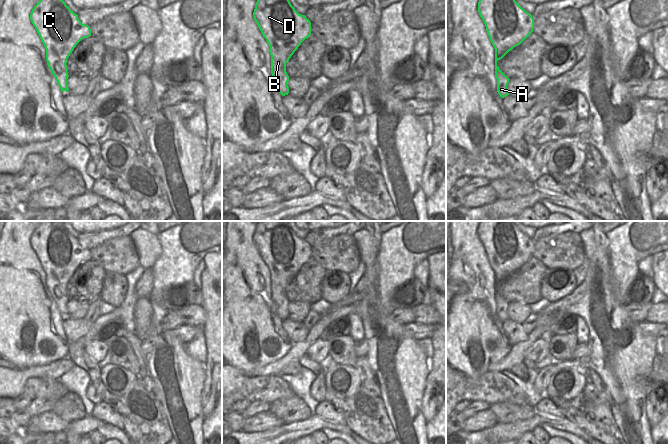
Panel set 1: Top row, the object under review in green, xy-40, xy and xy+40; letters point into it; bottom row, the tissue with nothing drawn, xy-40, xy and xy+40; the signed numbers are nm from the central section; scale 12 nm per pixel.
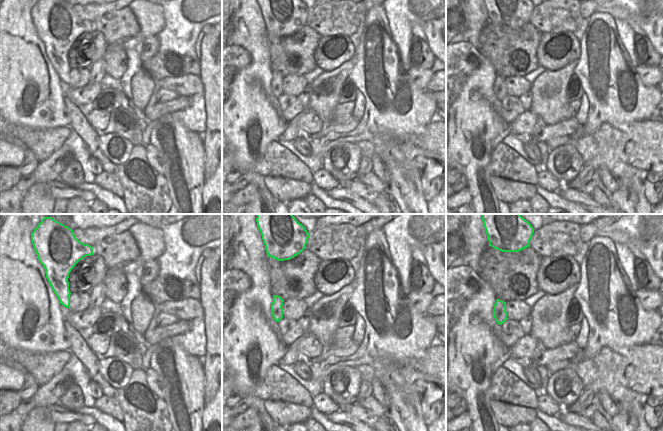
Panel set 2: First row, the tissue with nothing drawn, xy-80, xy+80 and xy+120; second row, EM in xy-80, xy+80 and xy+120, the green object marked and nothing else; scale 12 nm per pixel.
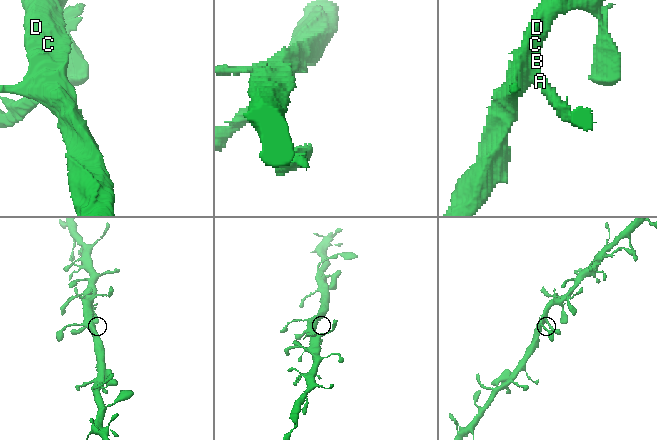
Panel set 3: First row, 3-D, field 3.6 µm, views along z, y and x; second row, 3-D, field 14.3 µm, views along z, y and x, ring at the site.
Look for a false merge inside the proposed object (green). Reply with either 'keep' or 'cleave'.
keep

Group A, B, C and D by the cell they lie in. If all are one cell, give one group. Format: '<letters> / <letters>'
A B C D

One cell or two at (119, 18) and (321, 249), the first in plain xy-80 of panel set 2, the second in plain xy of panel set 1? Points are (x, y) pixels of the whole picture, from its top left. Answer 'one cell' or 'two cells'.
one cell

